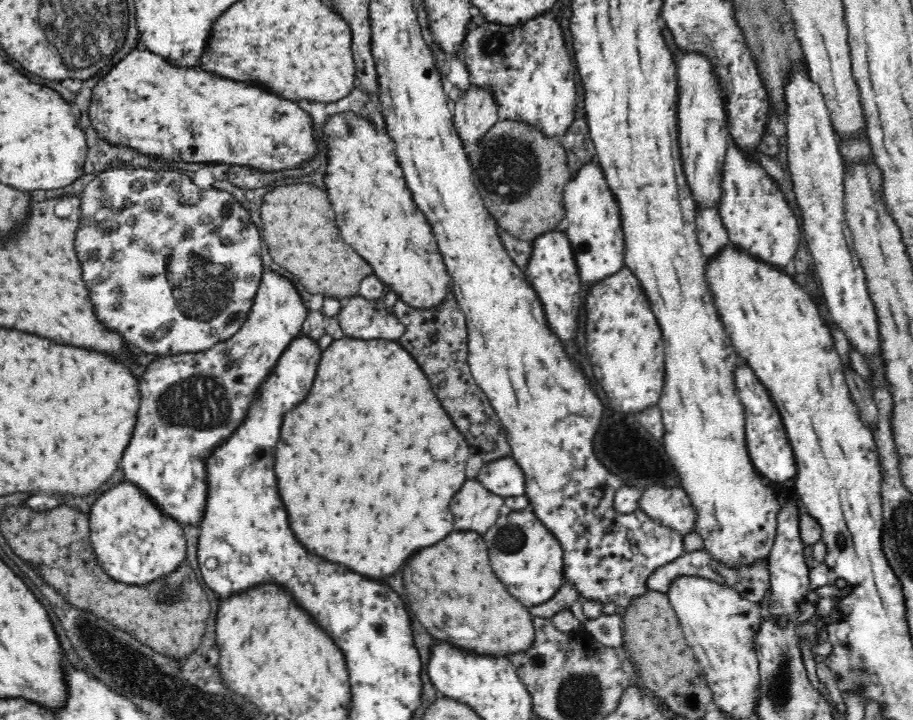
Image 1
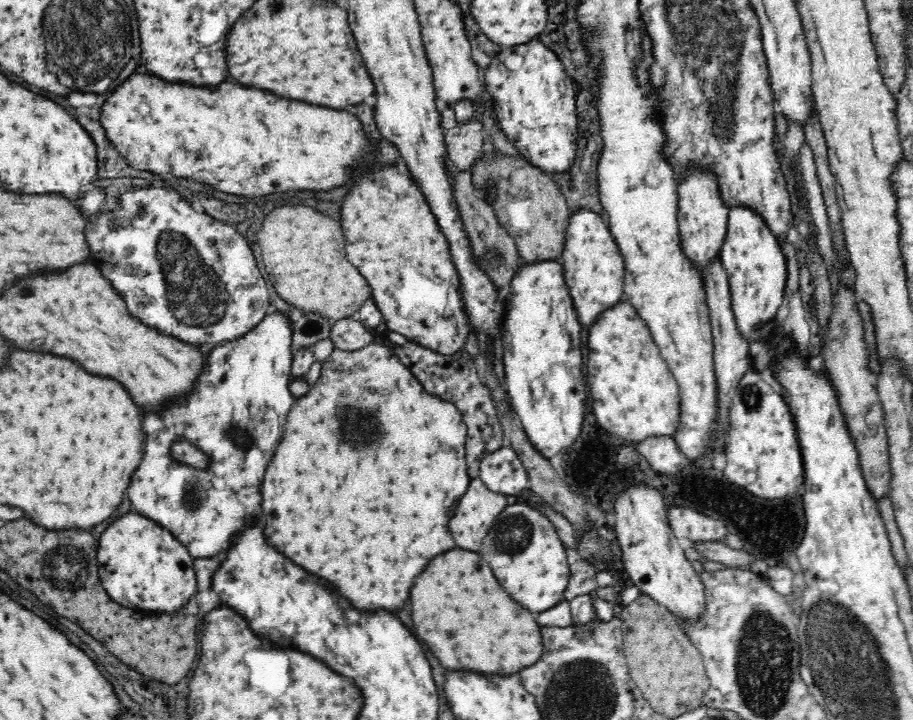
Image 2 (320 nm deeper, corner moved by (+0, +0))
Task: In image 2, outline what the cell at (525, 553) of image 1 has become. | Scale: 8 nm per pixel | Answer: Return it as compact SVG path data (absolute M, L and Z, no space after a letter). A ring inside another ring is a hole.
M511 501L511 504L496 517L492 530L484 538L480 554L484 554L484 558L488 558L498 582L526 610L544 612L544 610L548 610L564 600L563 592L569 581L569 565L566 561L564 543L548 518L529 505Z

